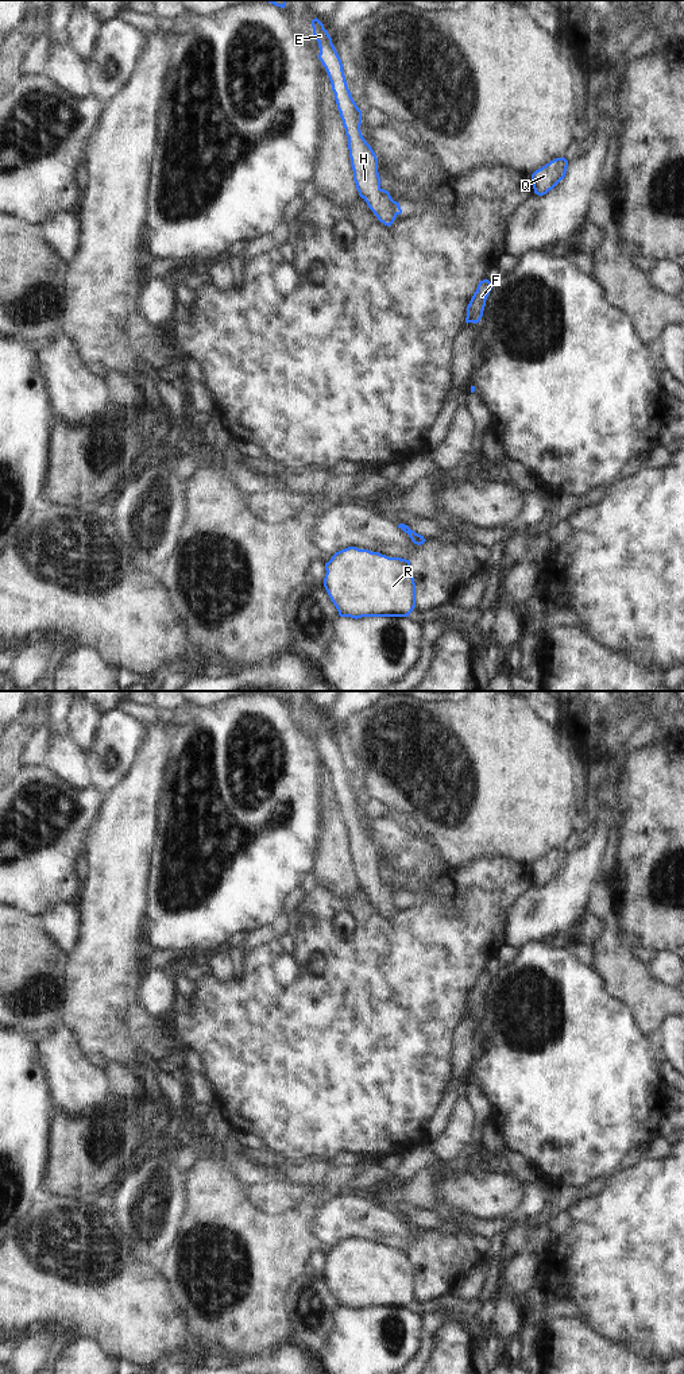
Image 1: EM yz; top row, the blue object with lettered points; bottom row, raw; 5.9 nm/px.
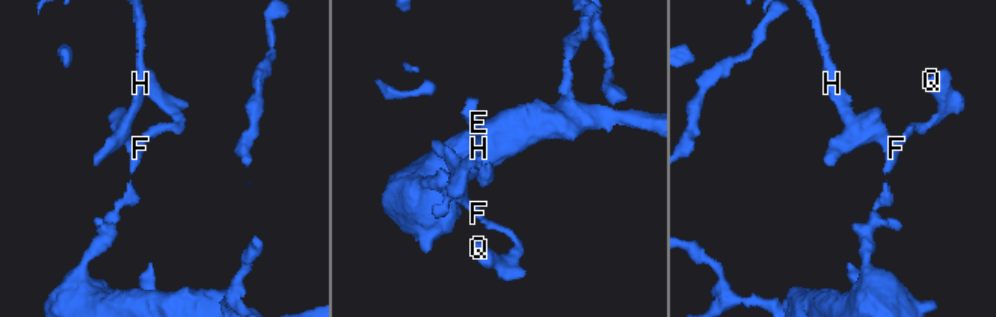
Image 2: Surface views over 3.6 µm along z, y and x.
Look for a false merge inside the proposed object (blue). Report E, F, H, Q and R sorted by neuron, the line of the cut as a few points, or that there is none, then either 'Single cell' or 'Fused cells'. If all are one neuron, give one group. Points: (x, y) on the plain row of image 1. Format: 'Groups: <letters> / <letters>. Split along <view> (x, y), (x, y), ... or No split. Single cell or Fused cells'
Groups: E F H Q R. No split. Single cell.

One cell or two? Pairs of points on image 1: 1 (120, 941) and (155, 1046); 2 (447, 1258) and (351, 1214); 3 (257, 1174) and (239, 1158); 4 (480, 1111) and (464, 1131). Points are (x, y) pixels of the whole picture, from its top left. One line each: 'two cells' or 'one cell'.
1: one cell
2: one cell
3: one cell
4: two cells

